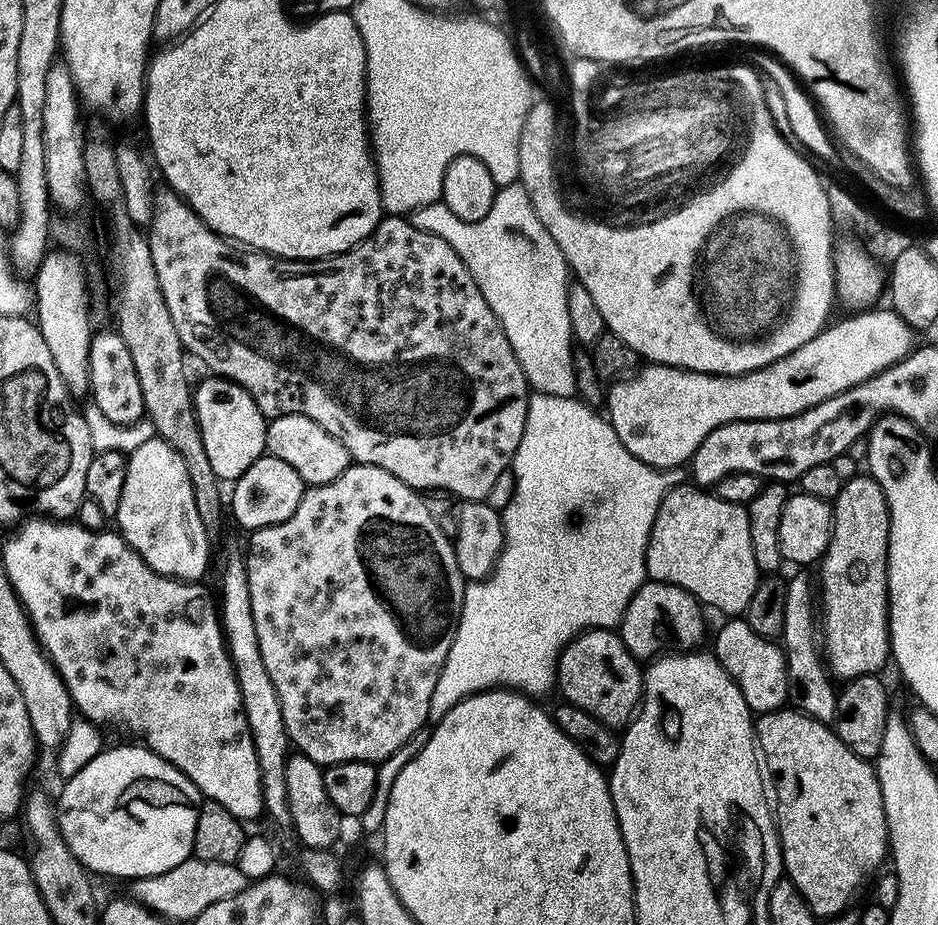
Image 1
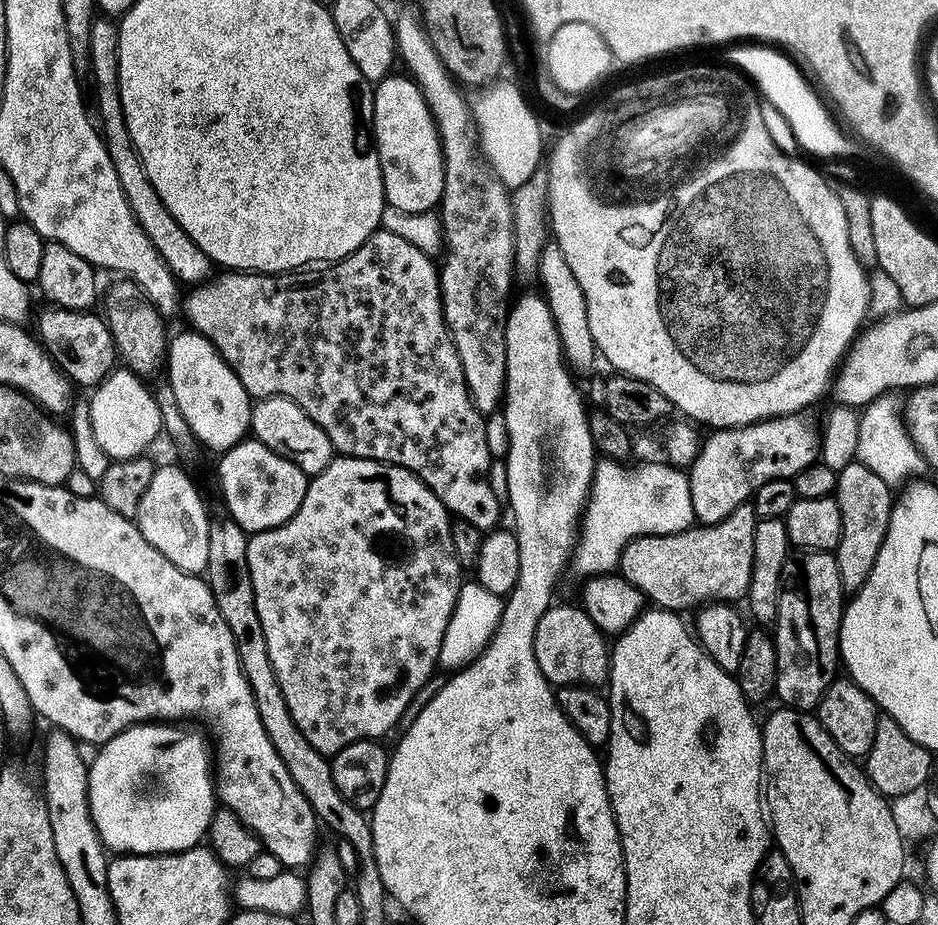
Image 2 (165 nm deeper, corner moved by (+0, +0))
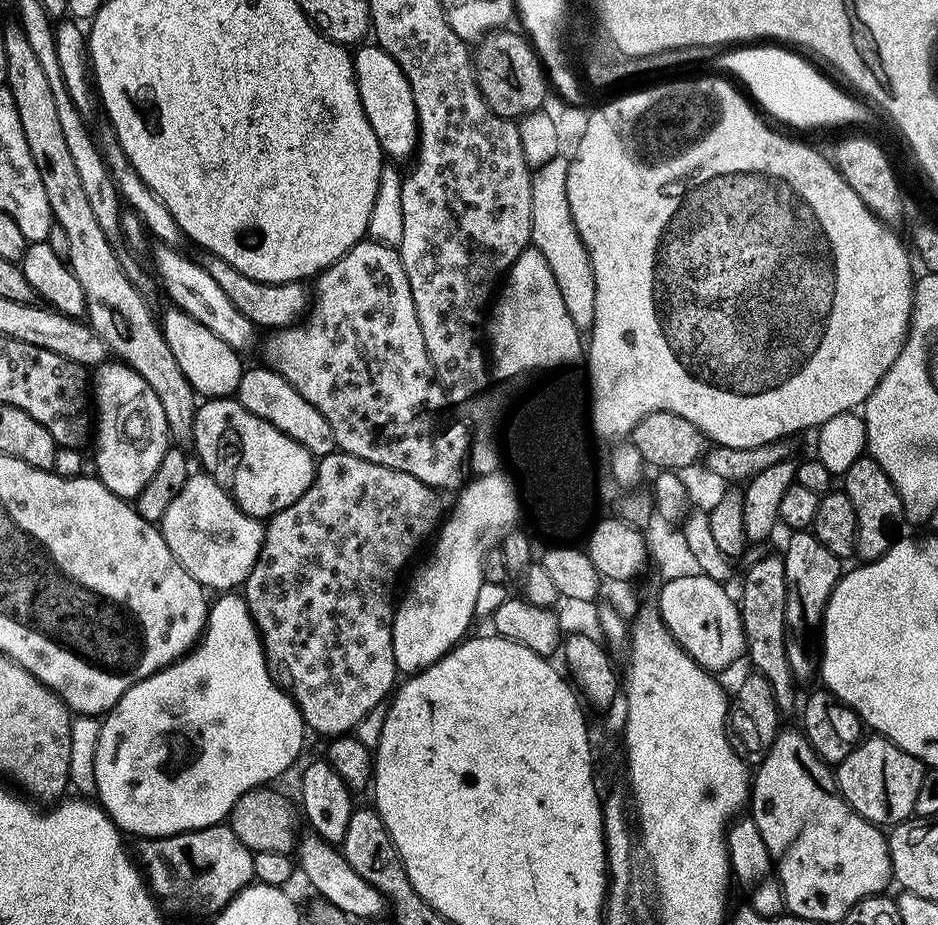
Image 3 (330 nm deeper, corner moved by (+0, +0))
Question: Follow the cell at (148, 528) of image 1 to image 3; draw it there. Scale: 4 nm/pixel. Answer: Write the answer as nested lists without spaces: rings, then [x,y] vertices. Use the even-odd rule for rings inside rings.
[[[203,470],[193,471],[186,478],[186,486],[182,486],[182,490],[178,490],[178,498],[174,498],[174,502],[170,502],[158,527],[166,538],[166,546],[170,546],[174,558],[178,558],[178,562],[182,562],[182,566],[205,590],[217,588],[215,591],[220,594],[239,589],[248,579],[250,570],[255,566],[256,559],[260,557],[266,529],[261,521],[246,515],[232,501],[231,492],[219,480],[209,476]]]

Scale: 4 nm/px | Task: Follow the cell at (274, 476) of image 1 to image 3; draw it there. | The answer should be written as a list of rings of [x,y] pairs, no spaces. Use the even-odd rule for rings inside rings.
[[[208,398],[197,407],[194,418],[194,430],[191,441],[196,444],[196,456],[201,460],[203,471],[219,480],[232,494],[232,501],[242,509],[246,515],[264,522],[277,516],[286,506],[294,506],[302,494],[312,484],[316,476],[317,461],[312,453],[306,450],[294,438],[282,434],[270,422],[258,418],[258,414],[250,414],[246,406],[242,406],[235,398]]]

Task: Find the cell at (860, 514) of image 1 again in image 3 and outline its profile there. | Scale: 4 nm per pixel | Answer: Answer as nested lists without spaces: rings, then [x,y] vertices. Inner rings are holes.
[[[864,454],[842,475],[842,490],[854,502],[854,514],[858,514],[858,534],[856,535],[856,556],[861,561],[871,562],[880,559],[896,543],[900,524],[904,520],[902,498],[890,482],[886,470],[878,466],[871,456]]]

